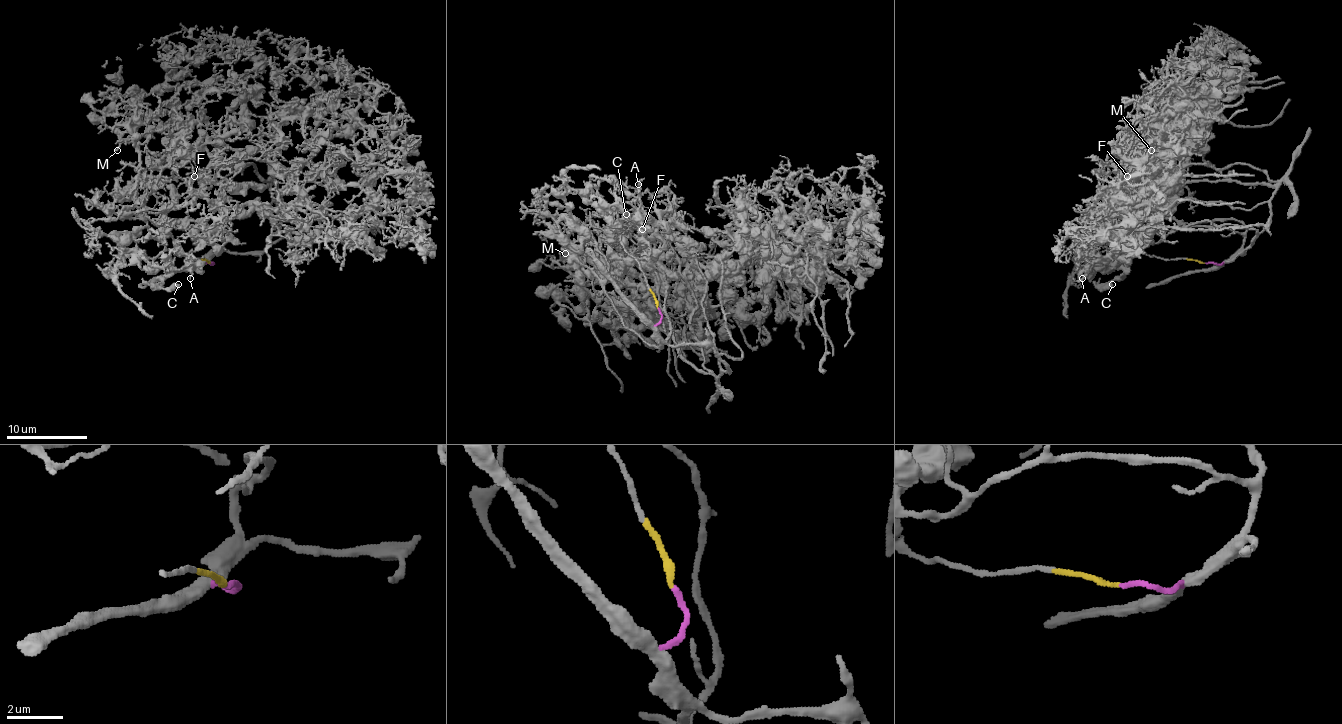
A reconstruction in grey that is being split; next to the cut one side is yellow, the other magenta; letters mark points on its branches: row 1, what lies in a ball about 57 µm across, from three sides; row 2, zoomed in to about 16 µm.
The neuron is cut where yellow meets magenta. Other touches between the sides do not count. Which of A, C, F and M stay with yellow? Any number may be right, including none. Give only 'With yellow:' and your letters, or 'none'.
With yellow: A, C

